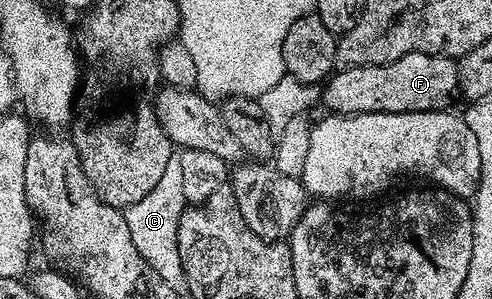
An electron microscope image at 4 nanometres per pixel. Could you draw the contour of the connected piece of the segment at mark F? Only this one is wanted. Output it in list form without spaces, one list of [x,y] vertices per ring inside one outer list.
[[[406,54],[405,56],[401,56],[401,60],[393,60],[389,64],[381,64],[380,66],[349,66],[332,73],[322,87],[321,102],[322,105],[325,104],[328,106],[326,108],[328,111],[336,114],[400,114],[401,112],[425,112],[426,110],[441,110],[450,107],[452,105],[450,103],[451,97],[457,94],[458,90],[459,67],[456,59],[446,57],[443,54]]]

